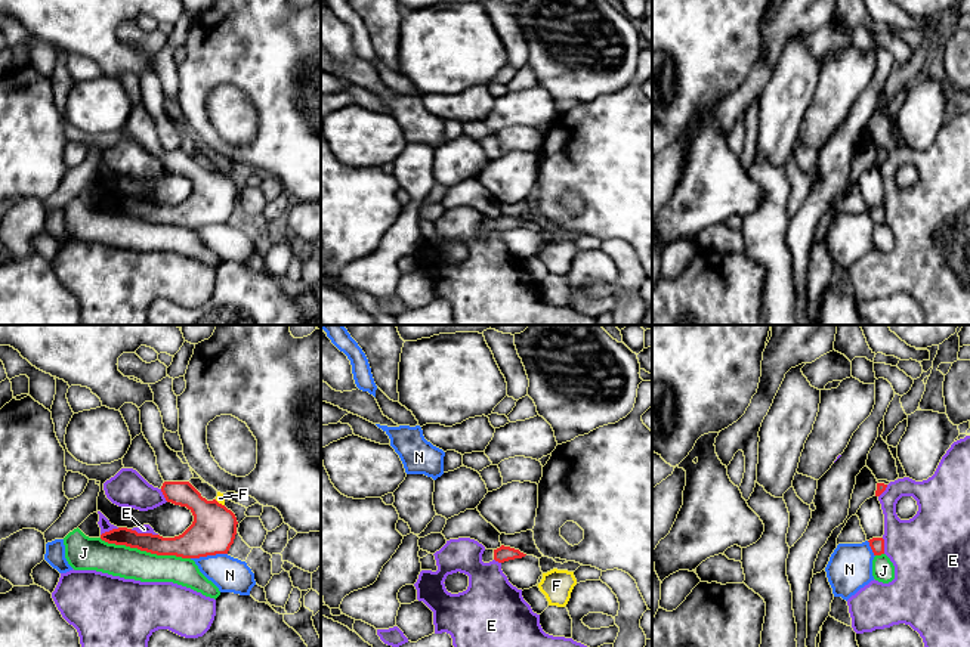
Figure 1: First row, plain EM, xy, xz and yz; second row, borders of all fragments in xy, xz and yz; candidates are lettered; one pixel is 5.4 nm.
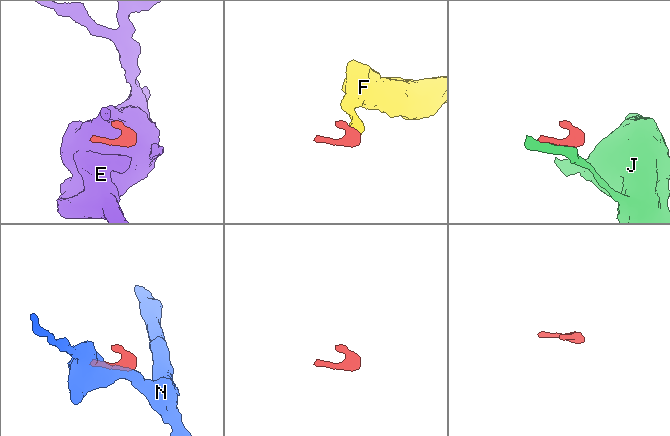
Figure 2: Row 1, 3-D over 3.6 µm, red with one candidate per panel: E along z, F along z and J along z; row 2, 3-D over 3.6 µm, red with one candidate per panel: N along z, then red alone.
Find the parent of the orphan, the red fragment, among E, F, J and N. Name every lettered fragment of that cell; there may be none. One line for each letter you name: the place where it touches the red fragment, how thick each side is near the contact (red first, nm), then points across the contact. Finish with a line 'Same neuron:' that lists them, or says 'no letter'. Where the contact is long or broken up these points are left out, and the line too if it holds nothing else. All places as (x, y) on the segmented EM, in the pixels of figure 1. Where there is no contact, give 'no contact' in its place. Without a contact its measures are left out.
Same neuron: no letter

